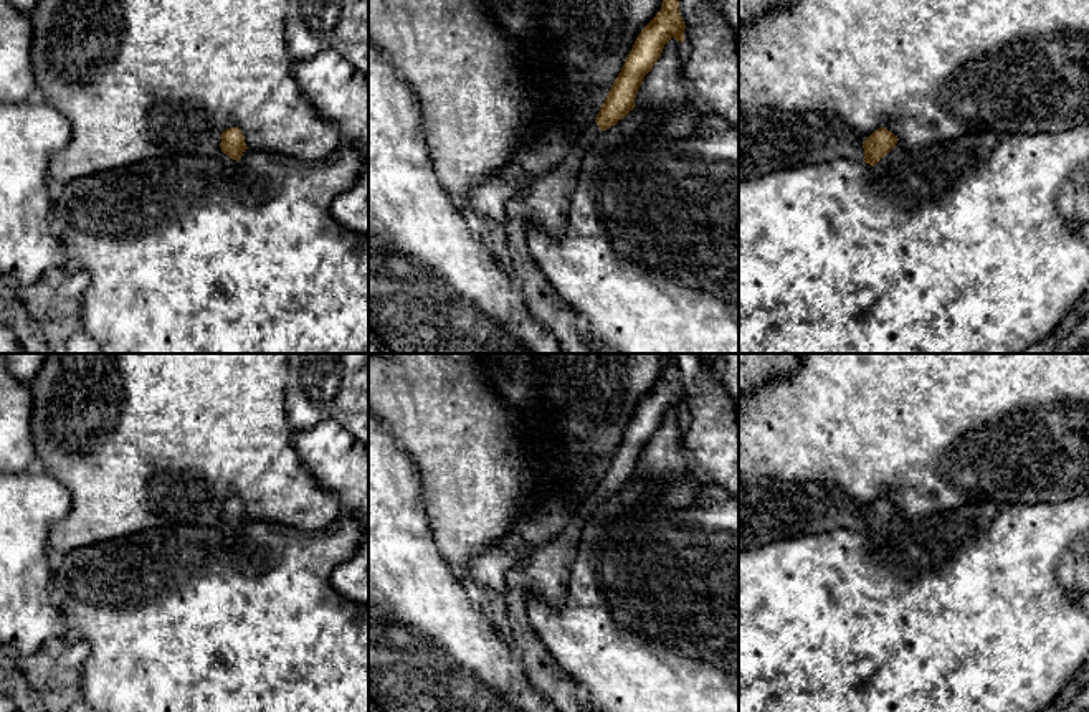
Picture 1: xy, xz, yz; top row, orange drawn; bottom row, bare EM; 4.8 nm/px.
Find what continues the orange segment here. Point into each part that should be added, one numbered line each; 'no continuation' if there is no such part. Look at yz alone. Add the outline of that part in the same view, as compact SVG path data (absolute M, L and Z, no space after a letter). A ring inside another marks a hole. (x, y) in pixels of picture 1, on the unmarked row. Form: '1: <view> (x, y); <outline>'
1: yz (881, 536); M891 520L892 522L892 520ZM891 522L886 524L876 535L874 535L874 542L876 545L882 545L889 535L889 529L891 529Z

